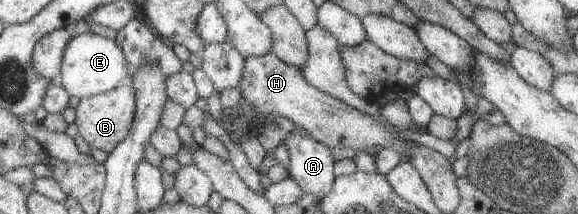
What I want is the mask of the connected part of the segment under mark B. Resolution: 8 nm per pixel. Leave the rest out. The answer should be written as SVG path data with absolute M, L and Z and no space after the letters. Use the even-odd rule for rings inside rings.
M129 82L114 90L86 97L77 106L76 125L80 135L93 149L102 149L113 153L118 145L129 136L137 118L137 90Z

